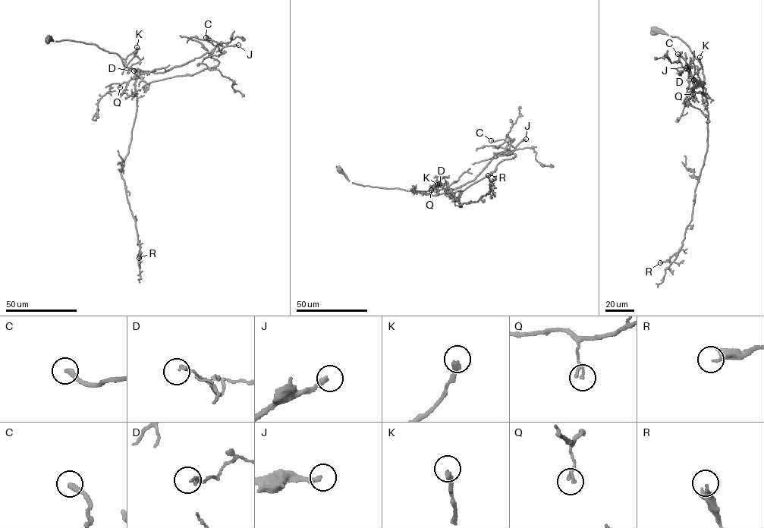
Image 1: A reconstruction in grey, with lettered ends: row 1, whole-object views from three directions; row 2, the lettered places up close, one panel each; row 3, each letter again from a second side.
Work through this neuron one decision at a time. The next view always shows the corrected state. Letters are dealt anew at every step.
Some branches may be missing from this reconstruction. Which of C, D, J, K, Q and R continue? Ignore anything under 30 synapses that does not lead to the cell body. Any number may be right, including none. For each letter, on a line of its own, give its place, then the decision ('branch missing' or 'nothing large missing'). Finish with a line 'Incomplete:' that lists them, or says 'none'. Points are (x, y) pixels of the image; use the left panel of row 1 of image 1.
C: (205, 37) | branch missing
D: (133, 70) | nothing large missing
J: (238, 45) | branch missing
K: (136, 47) | nothing large missing
Q: (120, 87) | nothing large missing
R: (139, 258) | nothing large missing
Incomplete: C, J

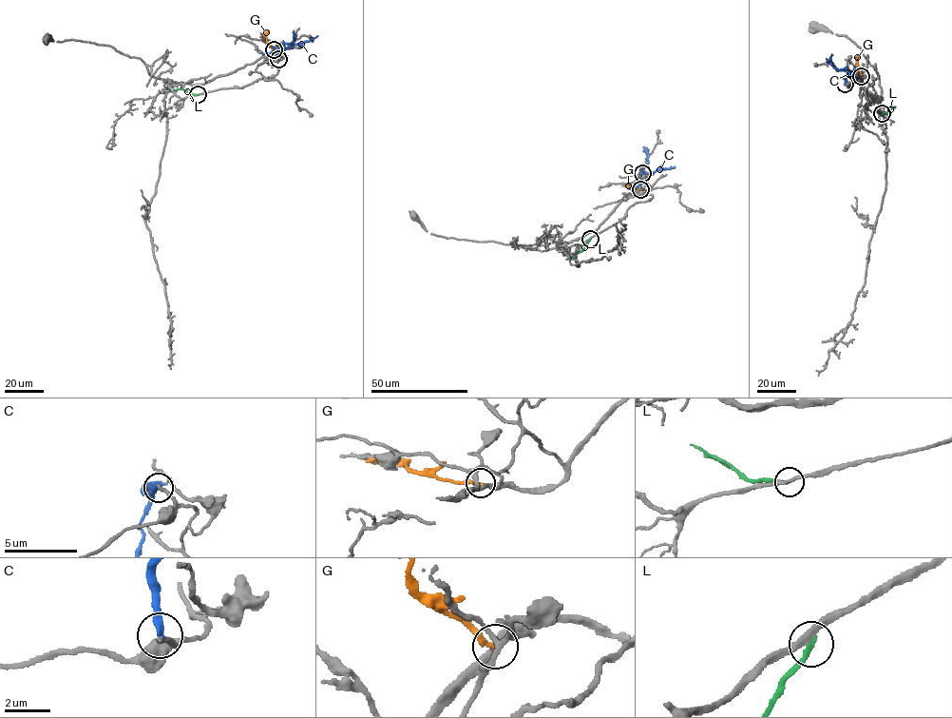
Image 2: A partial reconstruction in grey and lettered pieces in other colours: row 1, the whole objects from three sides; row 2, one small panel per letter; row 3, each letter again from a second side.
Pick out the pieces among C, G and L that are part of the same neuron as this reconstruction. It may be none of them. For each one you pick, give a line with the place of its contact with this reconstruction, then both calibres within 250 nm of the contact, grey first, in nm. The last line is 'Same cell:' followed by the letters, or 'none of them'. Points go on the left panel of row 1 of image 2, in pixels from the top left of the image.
Same cell: none of them

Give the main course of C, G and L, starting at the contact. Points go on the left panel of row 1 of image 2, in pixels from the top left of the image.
C: (278, 59), (277, 52), (283, 48), (308, 42), (316, 35)
G: (274, 49), (266, 43), (264, 34), (268, 29)
L: (198, 95), (173, 88)

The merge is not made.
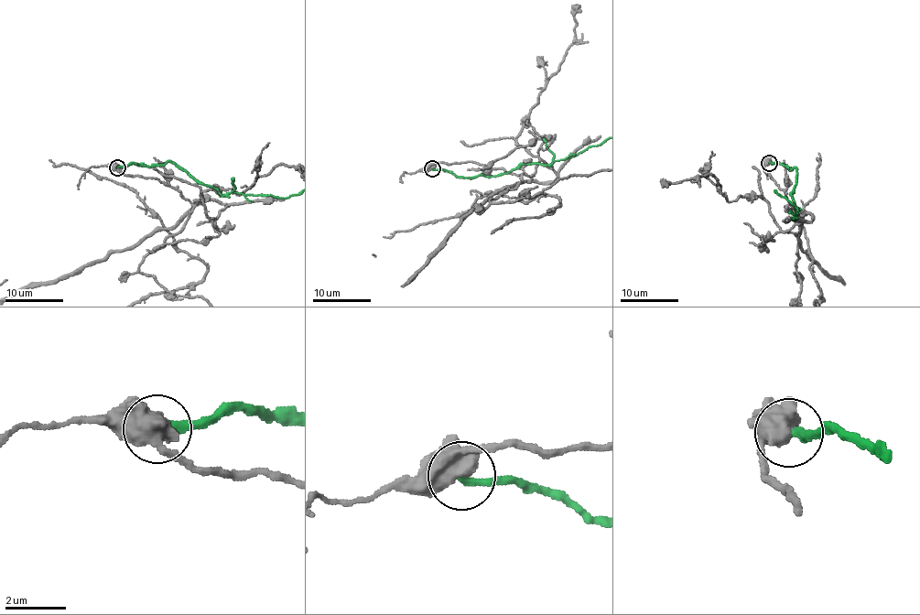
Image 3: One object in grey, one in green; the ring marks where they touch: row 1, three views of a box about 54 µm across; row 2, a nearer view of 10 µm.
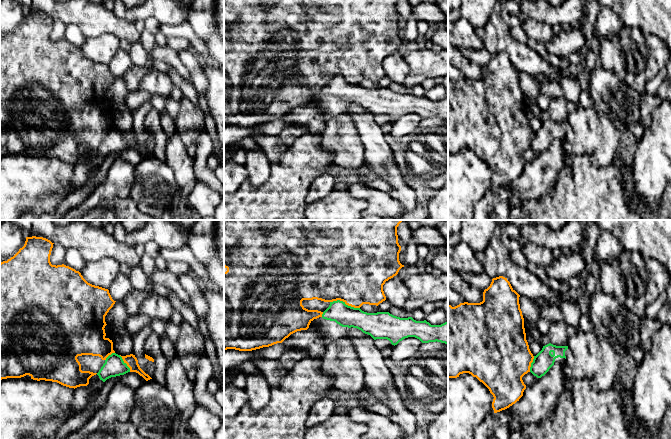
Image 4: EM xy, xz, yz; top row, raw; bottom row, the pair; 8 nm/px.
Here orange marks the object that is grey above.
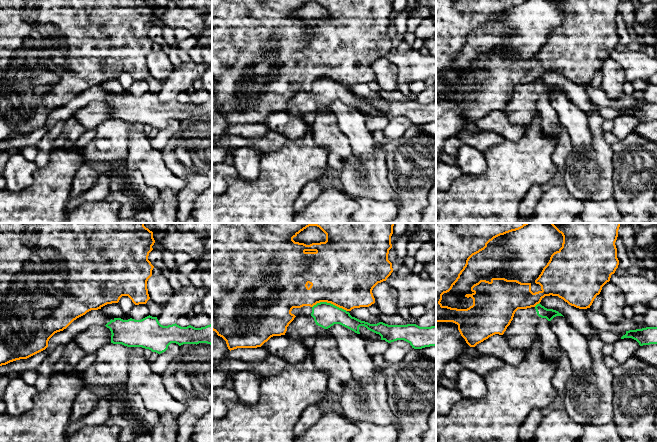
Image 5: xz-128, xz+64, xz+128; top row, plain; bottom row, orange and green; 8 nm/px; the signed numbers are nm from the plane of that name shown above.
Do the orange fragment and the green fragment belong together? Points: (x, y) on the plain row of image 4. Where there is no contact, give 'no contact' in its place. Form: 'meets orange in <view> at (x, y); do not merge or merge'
meets orange in xz at (345, 79); do not merge

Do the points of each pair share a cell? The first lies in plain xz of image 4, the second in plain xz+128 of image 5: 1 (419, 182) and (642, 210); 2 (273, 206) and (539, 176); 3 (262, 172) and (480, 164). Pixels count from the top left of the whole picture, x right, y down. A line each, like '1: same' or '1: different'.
1: same
2: same
3: same

